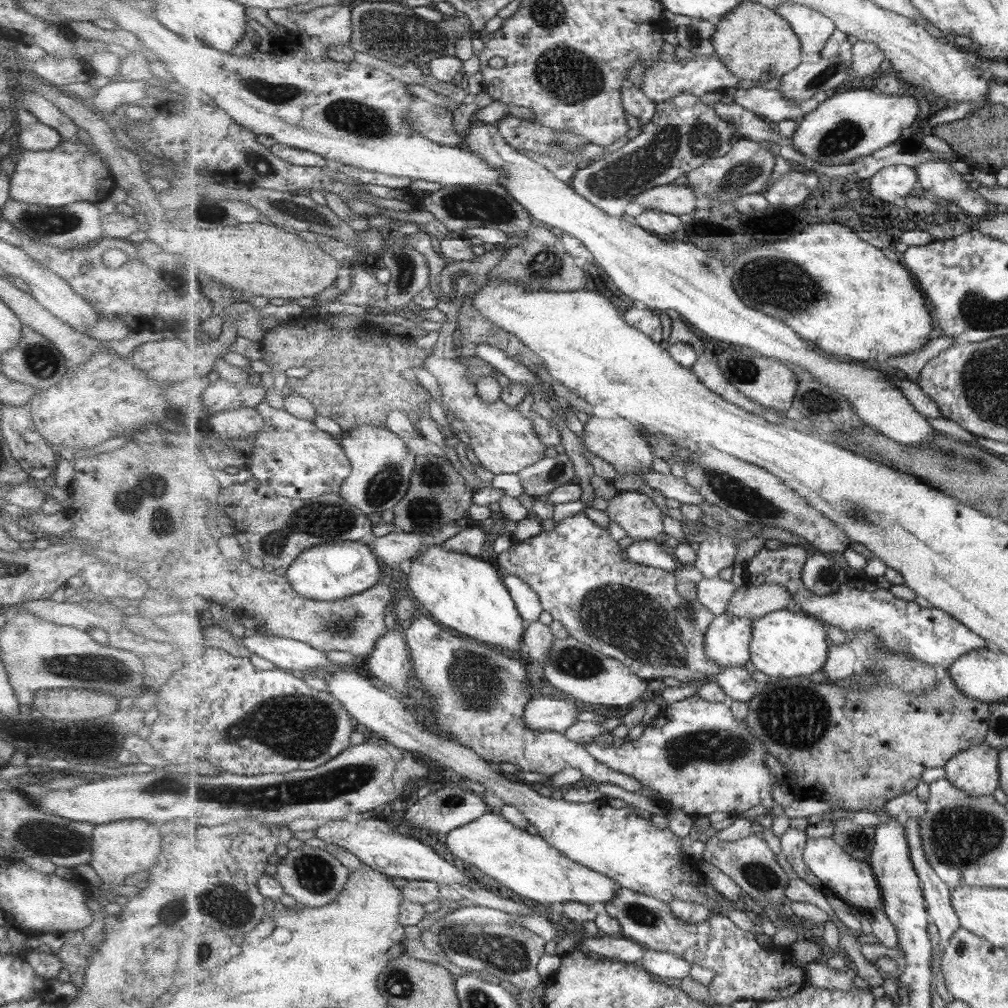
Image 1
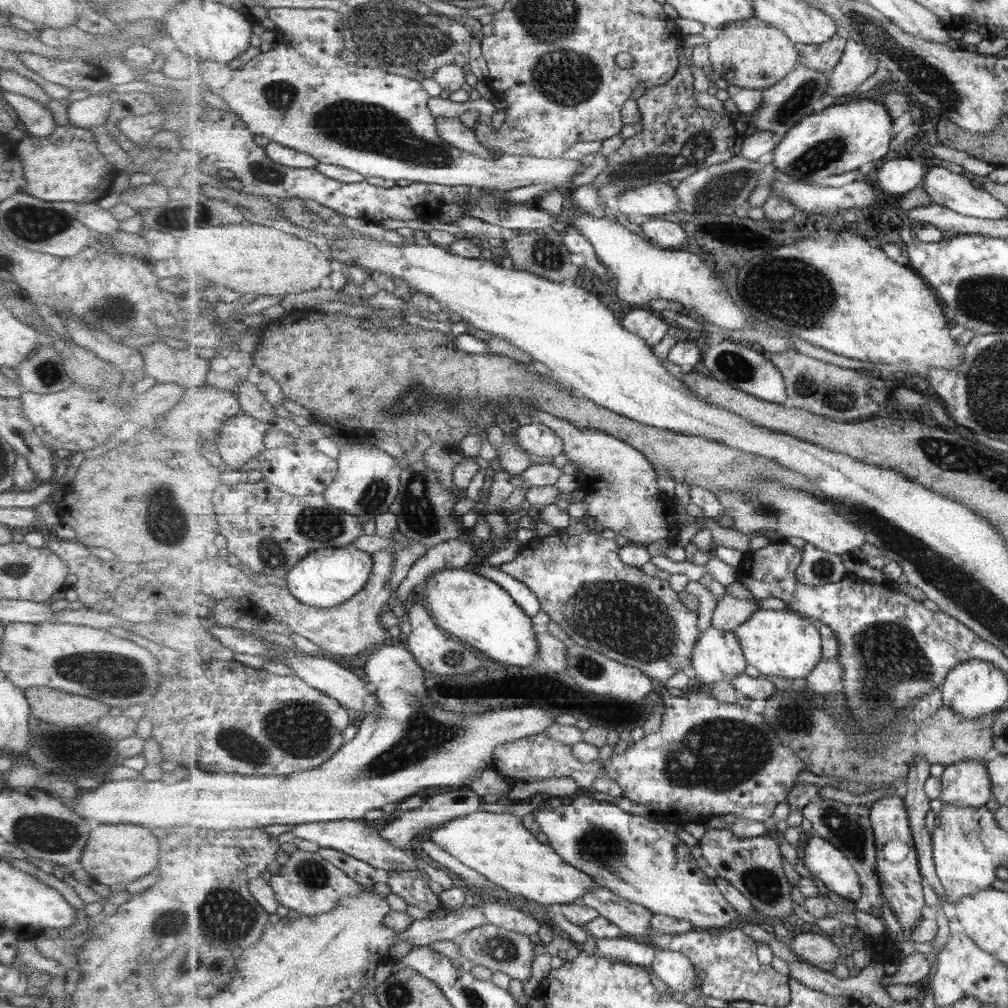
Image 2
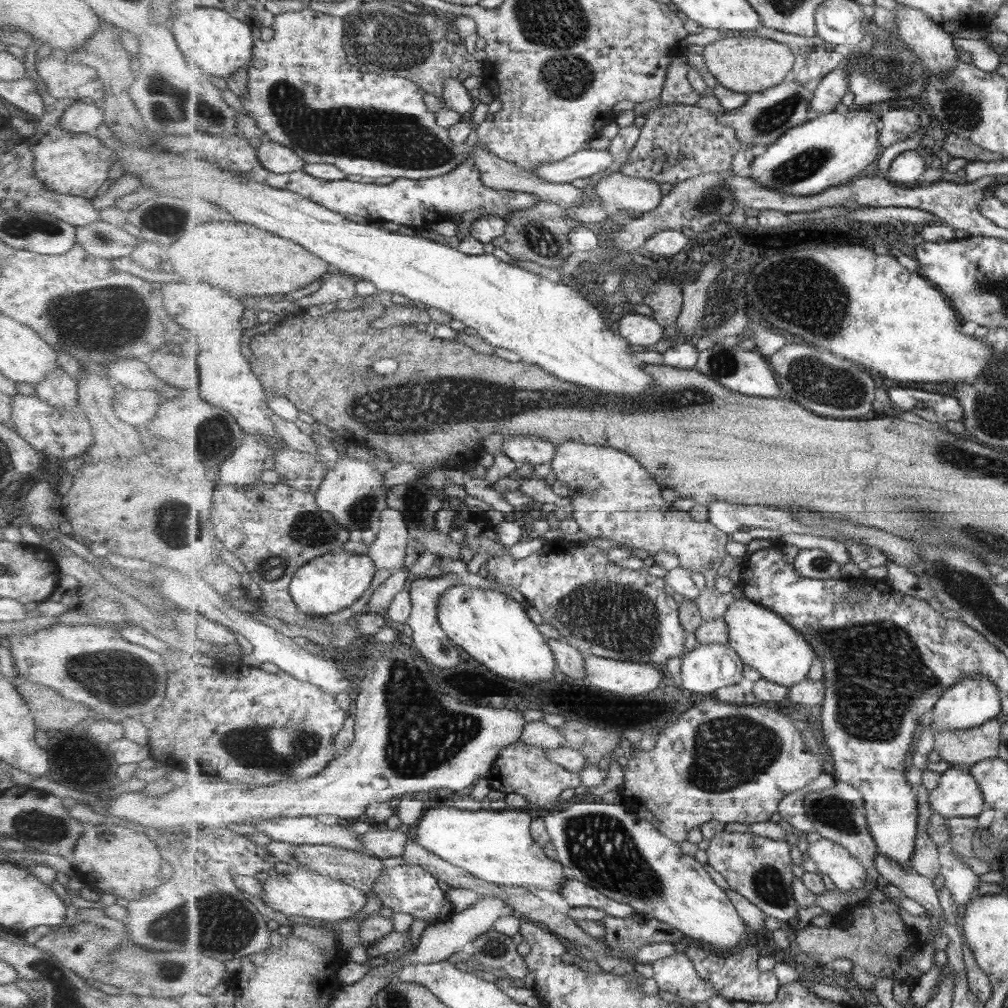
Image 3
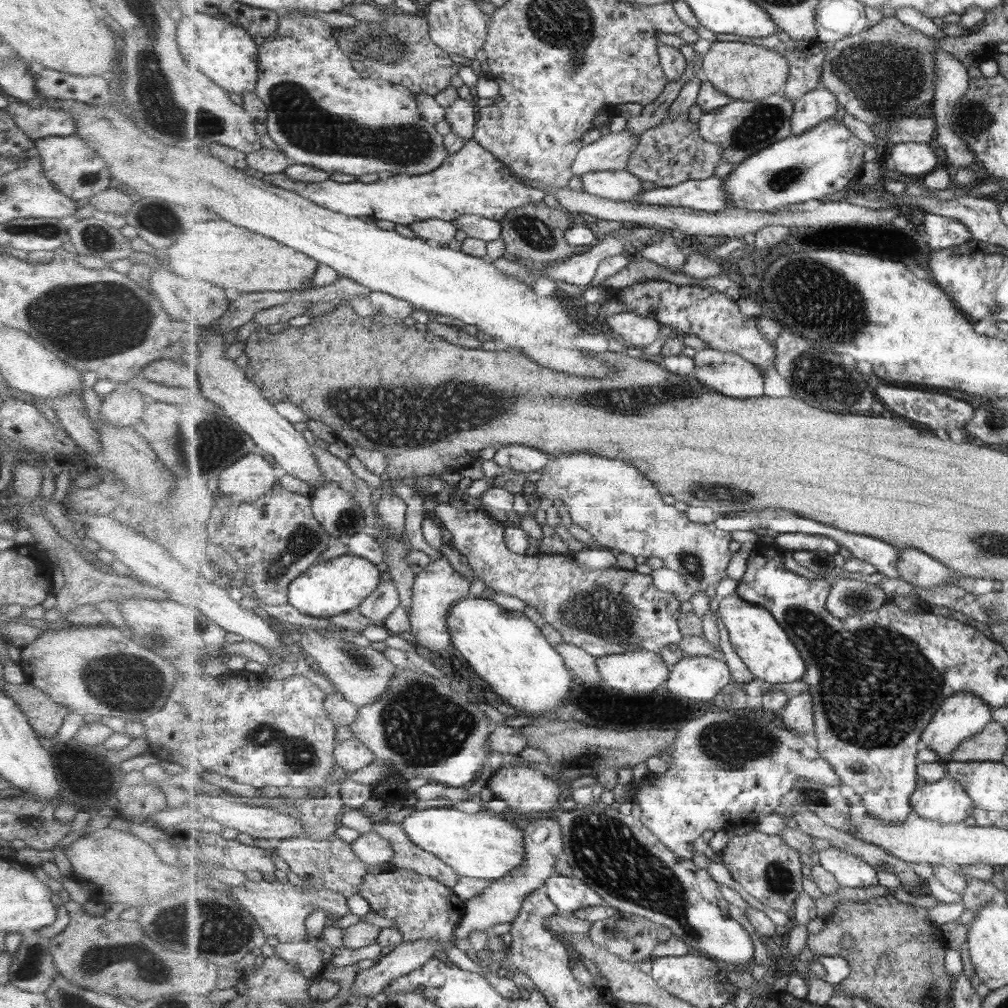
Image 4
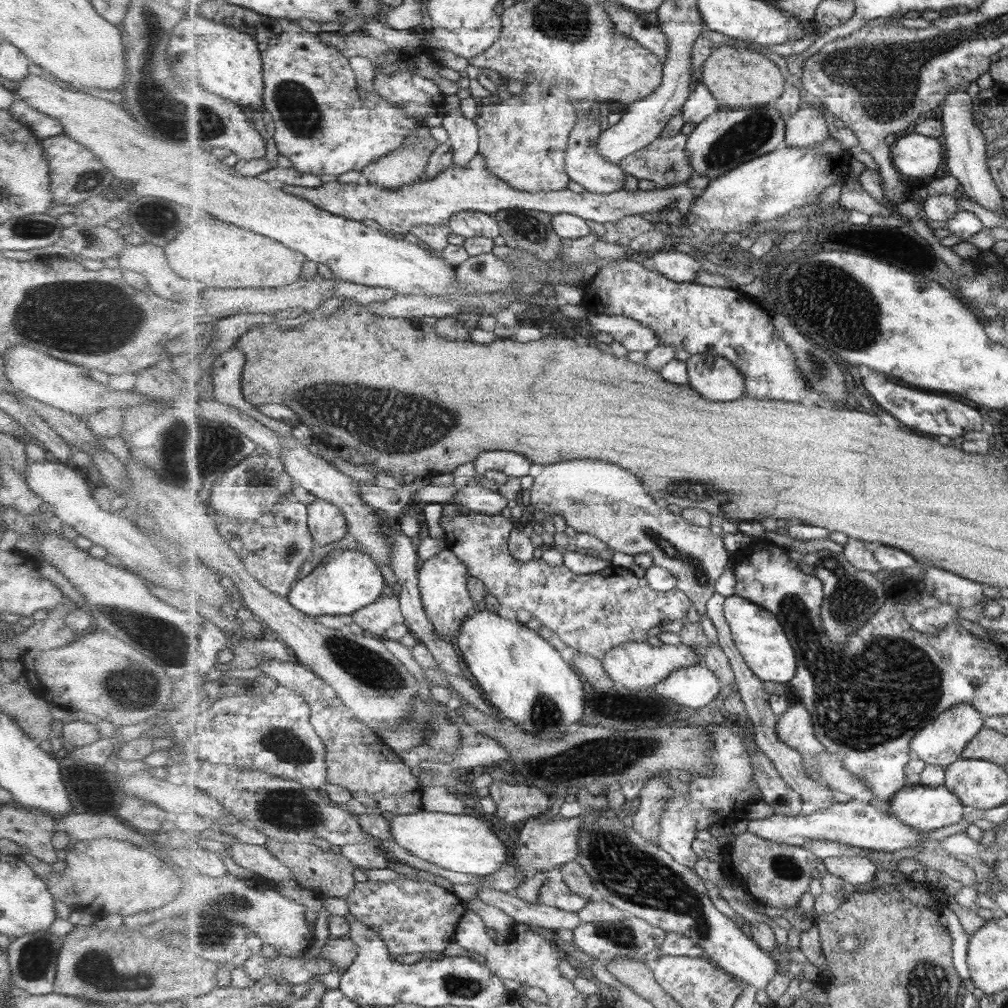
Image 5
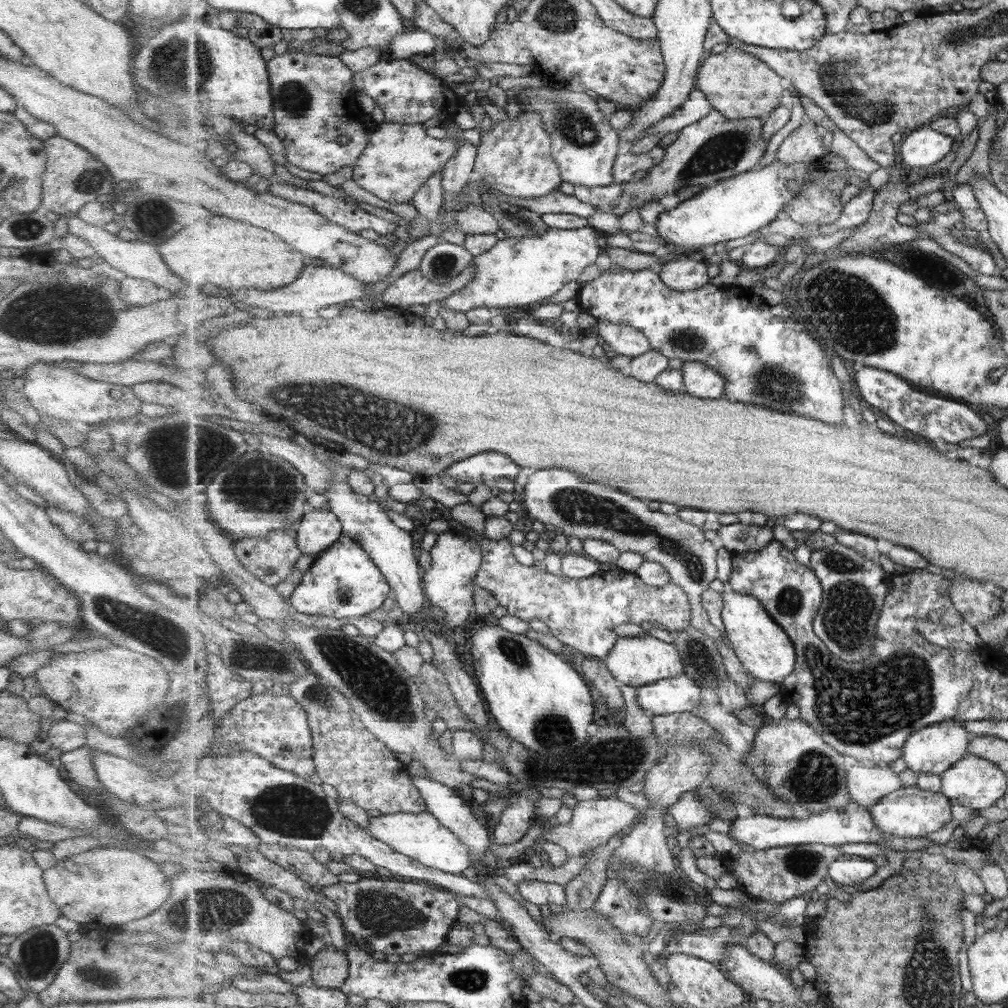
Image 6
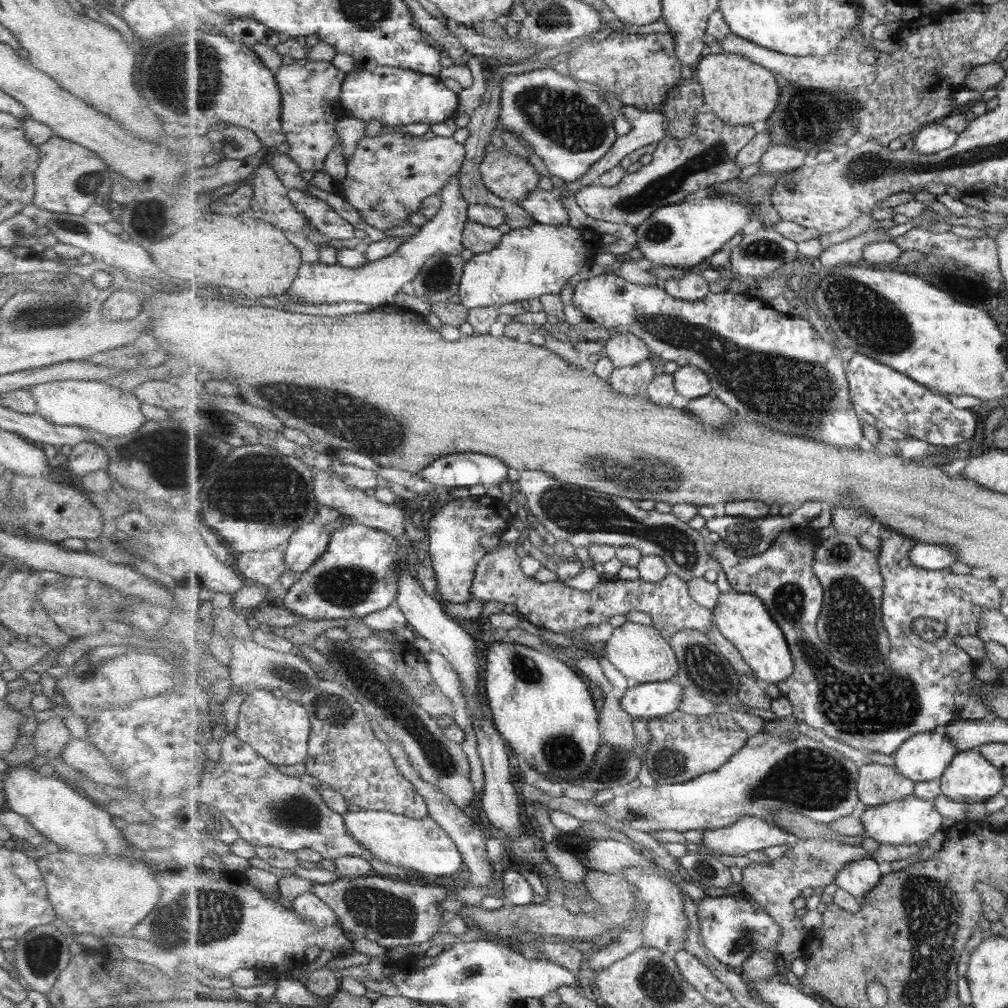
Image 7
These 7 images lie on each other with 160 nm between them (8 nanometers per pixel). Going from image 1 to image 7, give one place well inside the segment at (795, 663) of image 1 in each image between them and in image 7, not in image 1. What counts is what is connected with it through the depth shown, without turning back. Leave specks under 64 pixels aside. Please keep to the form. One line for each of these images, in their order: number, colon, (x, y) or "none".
2: (783, 643)
3: (765, 641)
4: (761, 641)
5: (759, 635)
6: (766, 650)
7: (744, 619)

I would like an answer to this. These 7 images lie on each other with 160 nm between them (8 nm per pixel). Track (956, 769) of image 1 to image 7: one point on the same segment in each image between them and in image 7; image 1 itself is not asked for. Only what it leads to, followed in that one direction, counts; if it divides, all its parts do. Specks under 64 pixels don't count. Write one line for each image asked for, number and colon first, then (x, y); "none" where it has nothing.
2: (968, 783)
3: (958, 795)
4: (946, 801)
5: (924, 808)
6: (912, 812)
7: (912, 821)

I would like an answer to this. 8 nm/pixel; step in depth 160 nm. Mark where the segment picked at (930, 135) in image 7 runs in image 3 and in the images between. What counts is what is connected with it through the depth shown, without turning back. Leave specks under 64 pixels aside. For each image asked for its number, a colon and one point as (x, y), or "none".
3: (907, 168)
4: (915, 159)
5: (915, 154)
6: (925, 147)

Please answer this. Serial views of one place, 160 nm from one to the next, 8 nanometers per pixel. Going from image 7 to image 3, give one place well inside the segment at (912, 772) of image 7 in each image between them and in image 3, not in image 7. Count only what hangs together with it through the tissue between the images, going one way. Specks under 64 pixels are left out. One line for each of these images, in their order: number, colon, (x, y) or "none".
3: (976, 700)
4: (964, 715)
5: (942, 743)
6: (933, 750)

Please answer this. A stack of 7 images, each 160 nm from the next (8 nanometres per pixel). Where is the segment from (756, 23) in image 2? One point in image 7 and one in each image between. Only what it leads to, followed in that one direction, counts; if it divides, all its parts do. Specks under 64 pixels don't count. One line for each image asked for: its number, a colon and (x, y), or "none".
3: (753, 64)
4: (749, 72)
5: (739, 78)
6: (740, 85)
7: (740, 91)

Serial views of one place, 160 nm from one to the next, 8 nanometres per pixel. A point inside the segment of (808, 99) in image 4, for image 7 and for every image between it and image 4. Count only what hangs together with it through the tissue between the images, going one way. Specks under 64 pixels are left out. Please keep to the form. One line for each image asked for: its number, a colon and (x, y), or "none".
5: (807, 127)
6: (805, 144)
7: (778, 158)

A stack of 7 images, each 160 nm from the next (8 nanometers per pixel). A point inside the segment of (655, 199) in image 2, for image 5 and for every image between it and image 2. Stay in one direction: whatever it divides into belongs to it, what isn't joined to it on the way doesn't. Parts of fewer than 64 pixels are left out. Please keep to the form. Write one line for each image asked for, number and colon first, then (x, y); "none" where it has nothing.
3: (622, 192)
4: (623, 185)
5: (585, 165)

